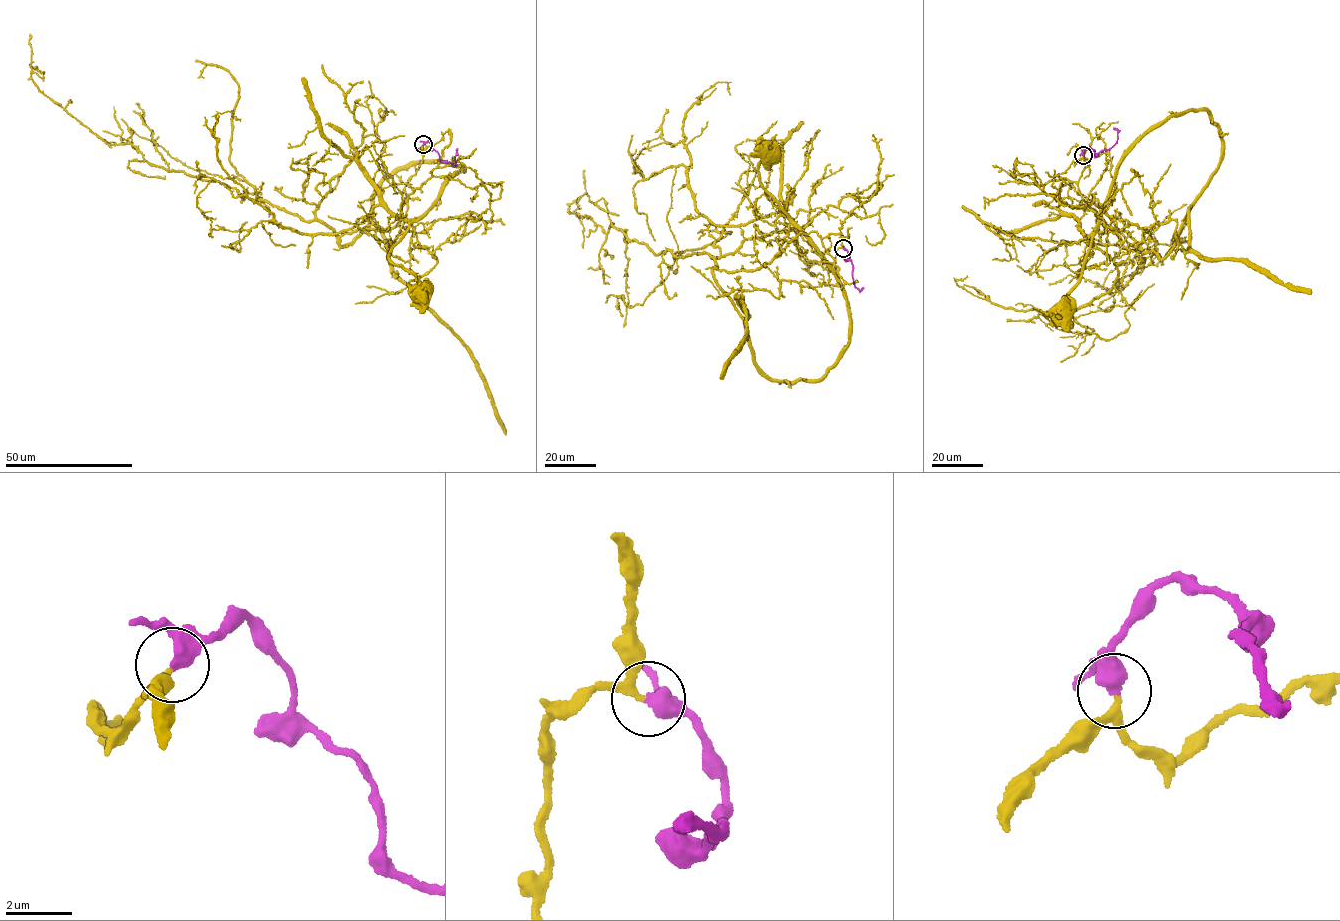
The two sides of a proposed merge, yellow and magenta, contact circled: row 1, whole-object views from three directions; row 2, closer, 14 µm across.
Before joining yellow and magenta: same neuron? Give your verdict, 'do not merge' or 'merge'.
merge

